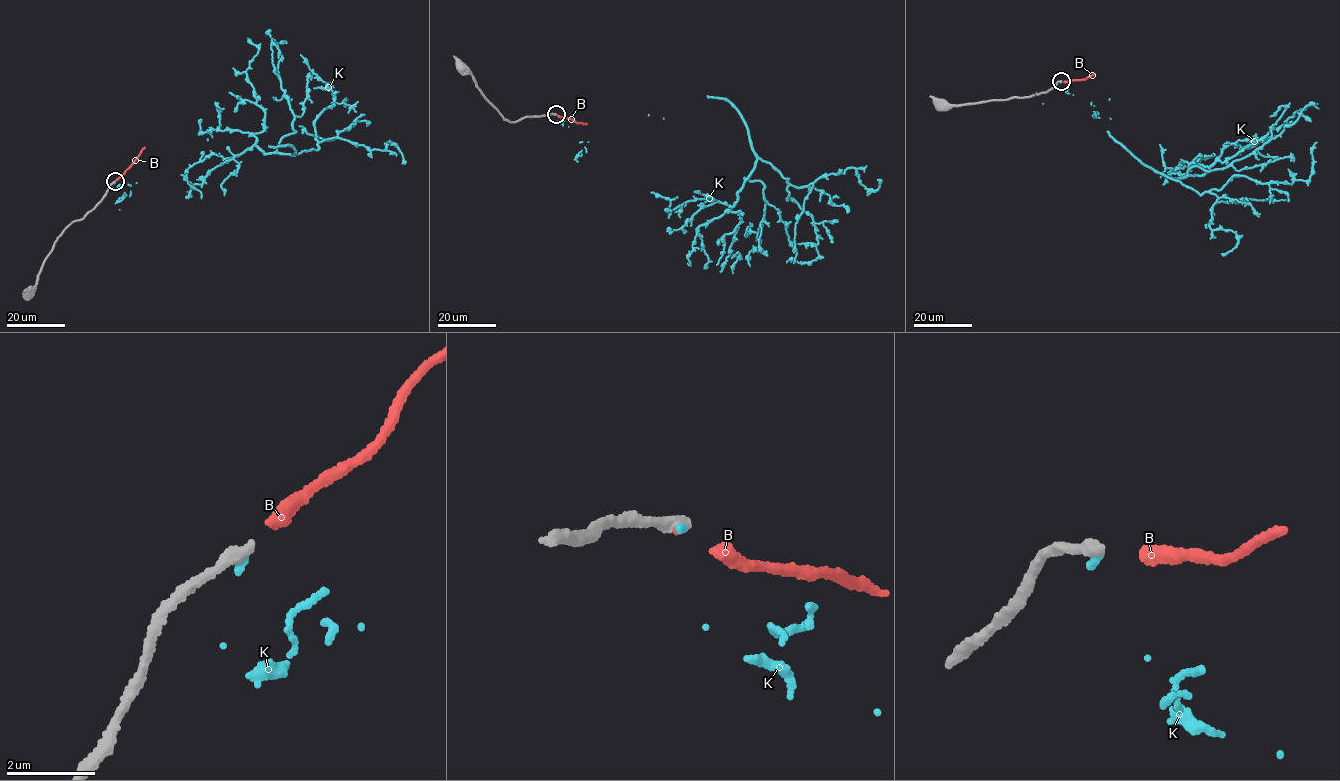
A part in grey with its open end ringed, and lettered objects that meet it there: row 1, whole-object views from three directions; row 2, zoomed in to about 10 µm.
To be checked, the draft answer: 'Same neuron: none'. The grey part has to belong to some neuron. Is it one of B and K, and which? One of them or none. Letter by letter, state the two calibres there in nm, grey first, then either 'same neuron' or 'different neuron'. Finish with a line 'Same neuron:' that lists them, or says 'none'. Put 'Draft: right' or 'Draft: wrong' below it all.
B: 280 nm thick on the grey side, 50 nm on the other; different neuron
K: 280 nm thick on the grey side, 120 nm on the other; different neuron
Same neuron: none
Draft: right

